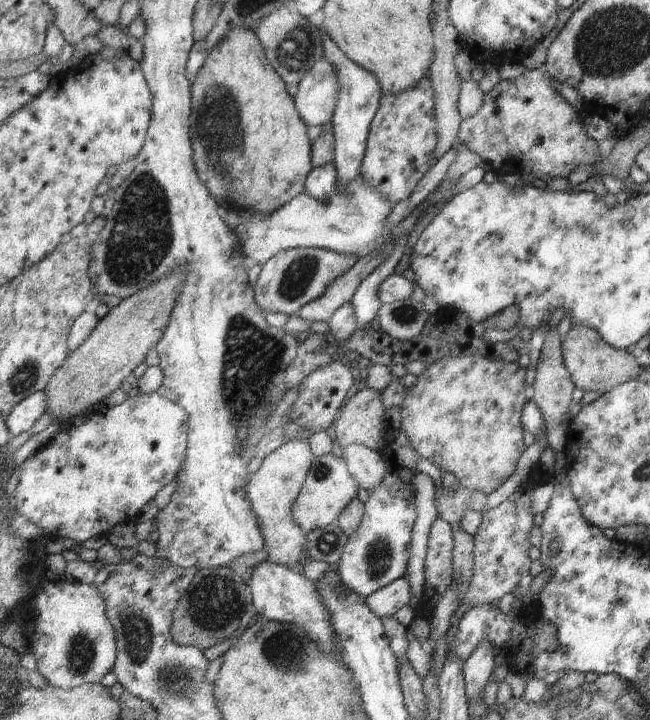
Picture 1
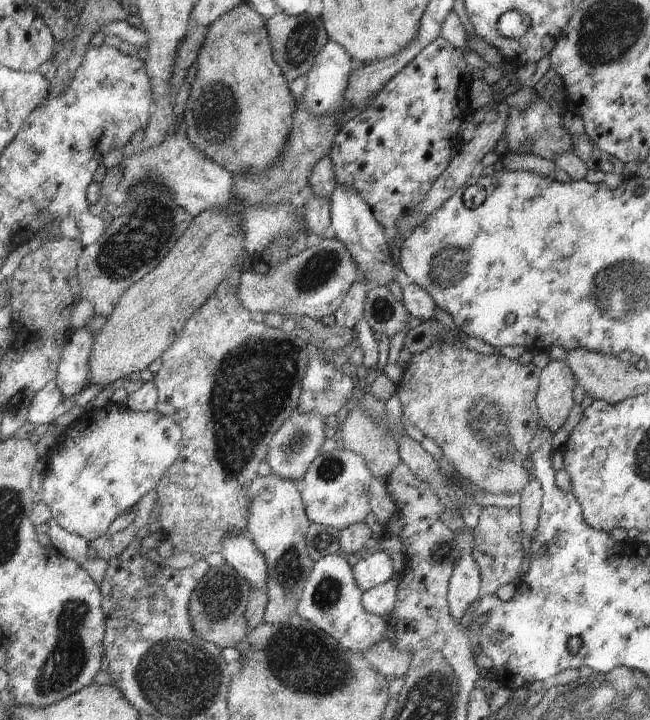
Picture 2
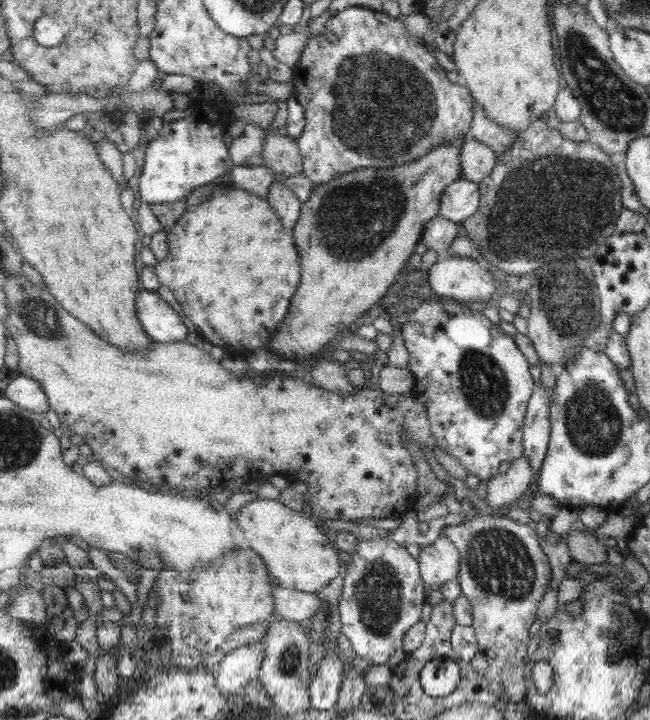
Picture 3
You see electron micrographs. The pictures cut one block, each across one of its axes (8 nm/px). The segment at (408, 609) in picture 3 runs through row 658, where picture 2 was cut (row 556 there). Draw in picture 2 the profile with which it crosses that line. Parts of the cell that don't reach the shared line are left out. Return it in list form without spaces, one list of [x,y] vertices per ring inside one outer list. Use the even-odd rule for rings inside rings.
[[[379,541],[372,543],[377,546],[377,551],[365,559],[359,560],[353,566],[356,581],[364,591],[371,590],[398,577],[396,571],[393,570],[395,566],[393,566],[391,558],[378,548]]]

